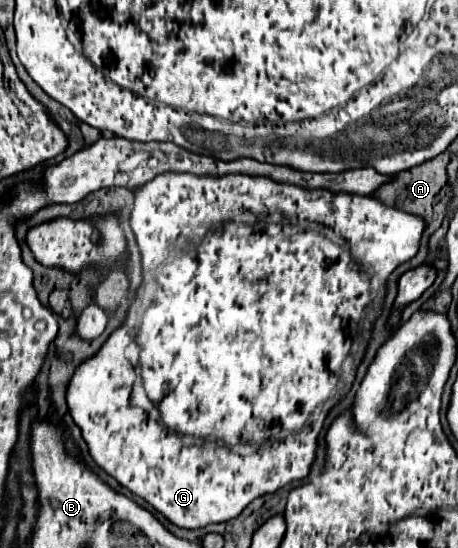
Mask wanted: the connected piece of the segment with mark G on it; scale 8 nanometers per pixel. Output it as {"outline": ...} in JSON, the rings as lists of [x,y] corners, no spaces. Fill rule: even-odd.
{"outline":[[[168,172],[144,184],[142,190],[136,190],[130,226],[142,252],[142,286],[127,311],[124,326],[106,340],[96,356],[82,362],[82,368],[76,368],[66,392],[70,414],[74,414],[74,422],[82,430],[96,464],[116,478],[120,486],[152,504],[172,524],[180,528],[202,528],[232,520],[254,498],[308,476],[316,452],[316,438],[326,418],[326,402],[330,410],[346,392],[346,388],[332,390],[336,388],[338,368],[352,346],[348,322],[362,318],[364,308],[370,304],[370,282],[374,278],[384,282],[396,266],[418,252],[424,220],[396,208],[386,208],[372,196],[306,190],[276,184],[262,176],[212,178]],[[244,212],[260,218],[280,212],[284,220],[256,226],[254,230],[232,224],[234,216]],[[302,222],[316,222],[322,228],[316,232],[304,230]],[[186,226],[208,228],[208,236],[194,252],[182,250],[180,244],[176,244],[176,238]],[[328,232],[334,232],[346,242],[354,264],[342,250],[342,244],[338,244],[336,238],[332,240]],[[136,328],[138,344],[142,346],[140,364],[144,390],[150,400],[232,400],[230,420],[206,420],[206,434],[202,434],[202,422],[198,424],[198,420],[194,420],[192,424],[194,436],[204,436],[212,442],[224,440],[220,458],[202,460],[204,466],[186,466],[188,450],[184,444],[178,444],[178,436],[182,438],[184,434],[178,426],[172,430],[170,426],[148,420],[146,412],[142,412],[142,416],[130,412],[130,386],[136,376],[130,360],[124,358],[124,350],[130,342],[136,342]],[[282,430],[290,432],[284,440],[280,440],[278,434]],[[228,444],[254,444],[256,450],[240,456],[240,452],[234,452]]]}

